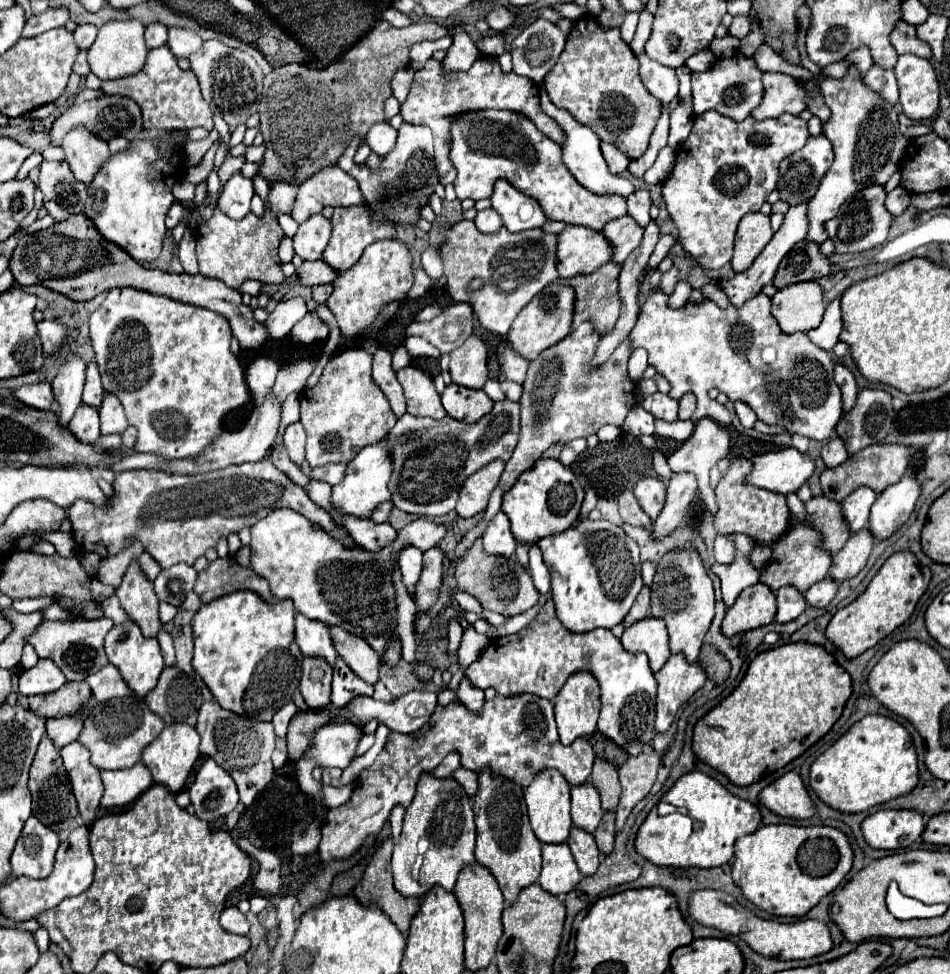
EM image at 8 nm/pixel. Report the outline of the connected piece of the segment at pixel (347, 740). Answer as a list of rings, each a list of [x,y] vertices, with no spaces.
[[[329,723],[319,727],[305,753],[295,761],[295,773],[299,787],[315,797],[315,805],[323,805],[319,799],[321,783],[311,779],[311,771],[315,767],[339,767],[345,769],[355,755],[355,747],[359,743],[361,731],[351,723]]]

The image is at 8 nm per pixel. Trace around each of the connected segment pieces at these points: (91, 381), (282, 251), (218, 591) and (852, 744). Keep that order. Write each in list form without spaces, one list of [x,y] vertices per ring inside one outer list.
[[[91,361],[87,365],[87,381],[85,381],[85,391],[83,391],[83,403],[99,407],[101,399],[103,399],[103,385],[101,385],[101,377],[99,377],[99,369],[97,363]]]
[[[283,237],[283,241],[281,241],[281,245],[279,245],[279,259],[281,259],[281,263],[291,263],[291,259],[293,259],[293,243],[291,243],[291,239],[289,237]]]
[[[219,557],[211,561],[209,567],[197,575],[197,583],[193,591],[199,595],[201,603],[209,603],[217,597],[223,597],[241,589],[255,591],[263,599],[273,601],[267,581],[257,577],[251,569],[239,567],[239,563],[233,557],[225,557],[225,559]]]
[[[867,715],[813,761],[809,785],[825,805],[841,813],[861,813],[901,797],[917,785],[917,755],[911,737],[889,717]]]

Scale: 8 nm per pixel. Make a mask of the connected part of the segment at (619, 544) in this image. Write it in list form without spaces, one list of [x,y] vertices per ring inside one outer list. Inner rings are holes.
[[[583,519],[575,529],[567,529],[559,535],[541,539],[537,545],[541,547],[545,565],[549,567],[549,573],[553,575],[551,597],[555,603],[557,617],[569,631],[587,633],[597,627],[611,629],[613,625],[623,621],[639,589],[643,587],[643,579],[641,579],[641,565],[639,565],[639,545],[631,537],[627,537],[621,527],[605,519],[599,519],[599,521]]]

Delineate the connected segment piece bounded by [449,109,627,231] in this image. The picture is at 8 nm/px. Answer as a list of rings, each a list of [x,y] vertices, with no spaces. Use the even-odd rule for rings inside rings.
[[[483,109],[483,111],[467,111],[467,113],[453,117],[449,159],[457,171],[457,179],[453,183],[457,199],[467,199],[467,197],[475,201],[487,199],[493,193],[493,183],[497,179],[507,179],[513,187],[537,199],[539,205],[543,207],[543,213],[549,215],[549,219],[553,221],[565,221],[569,225],[583,225],[583,227],[601,231],[607,221],[617,219],[627,213],[627,203],[625,199],[621,199],[621,195],[597,195],[581,187],[581,183],[577,183],[577,179],[573,179],[573,175],[561,163],[561,147],[553,143],[545,133],[541,133],[529,117],[515,113],[515,111]]]

